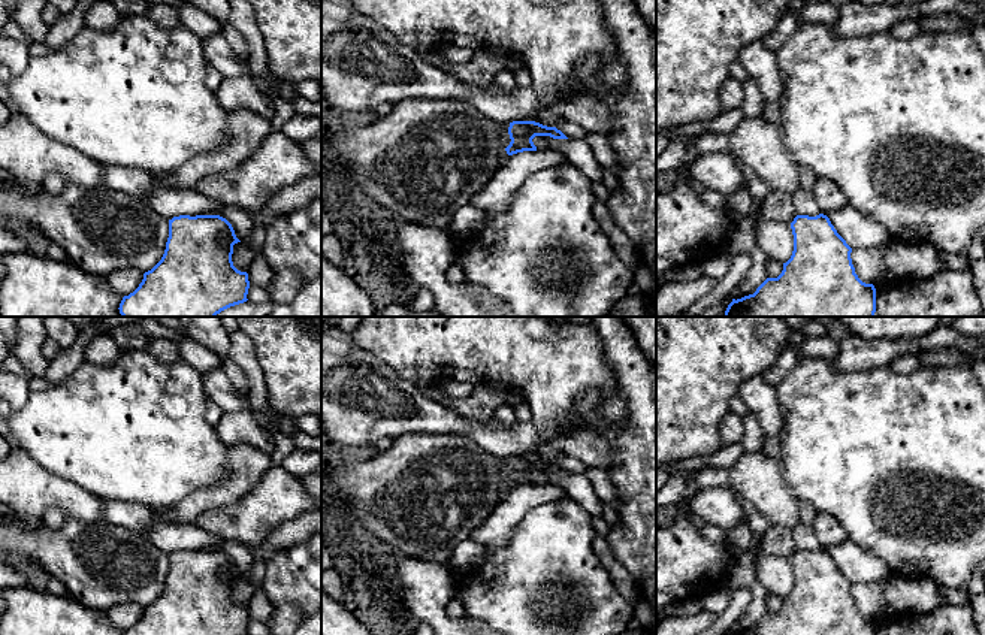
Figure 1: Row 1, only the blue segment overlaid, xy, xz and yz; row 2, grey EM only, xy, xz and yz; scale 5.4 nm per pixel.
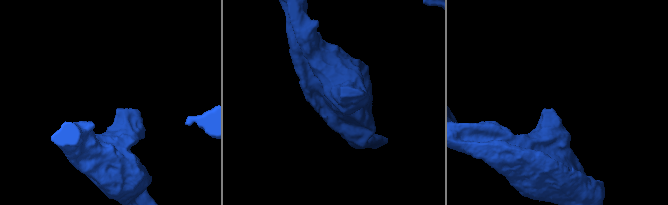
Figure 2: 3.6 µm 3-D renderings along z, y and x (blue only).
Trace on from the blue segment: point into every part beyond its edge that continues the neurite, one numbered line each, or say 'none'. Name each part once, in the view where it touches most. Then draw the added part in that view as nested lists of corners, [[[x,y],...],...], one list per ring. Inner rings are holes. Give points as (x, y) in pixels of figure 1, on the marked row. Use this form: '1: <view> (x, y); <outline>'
none

